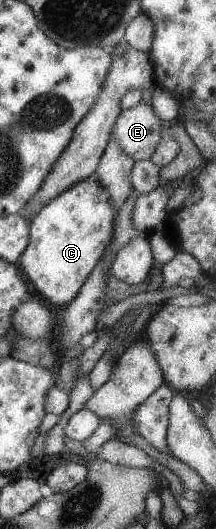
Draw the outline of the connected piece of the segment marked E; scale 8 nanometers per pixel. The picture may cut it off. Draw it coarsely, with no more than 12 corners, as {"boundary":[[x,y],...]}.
{"boundary":[[144,101],[121,109],[110,135],[133,161],[150,158],[162,119]]}

